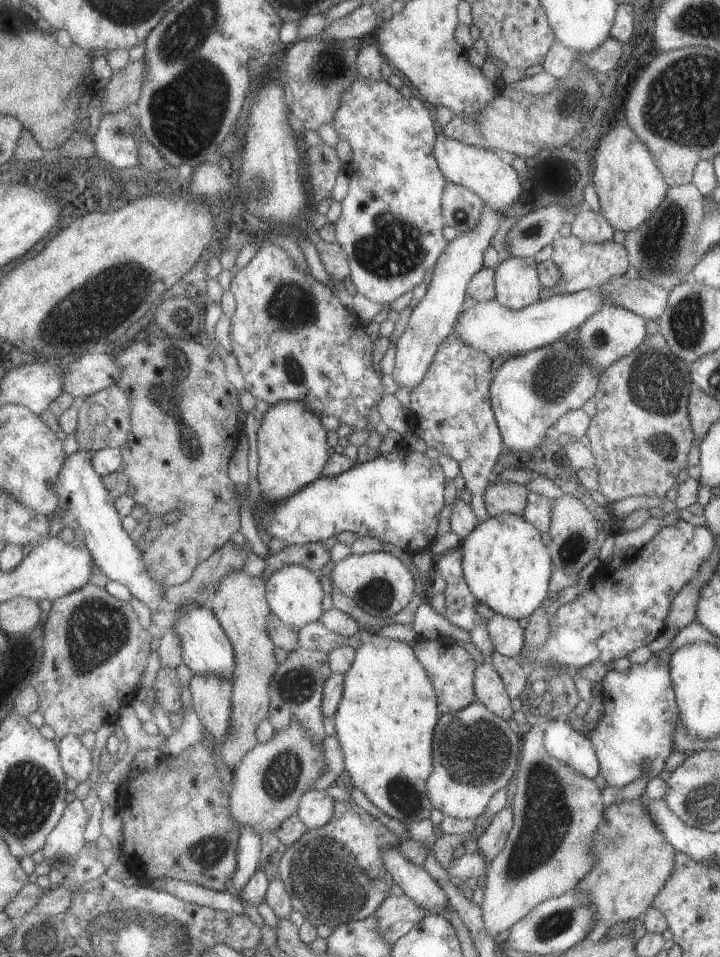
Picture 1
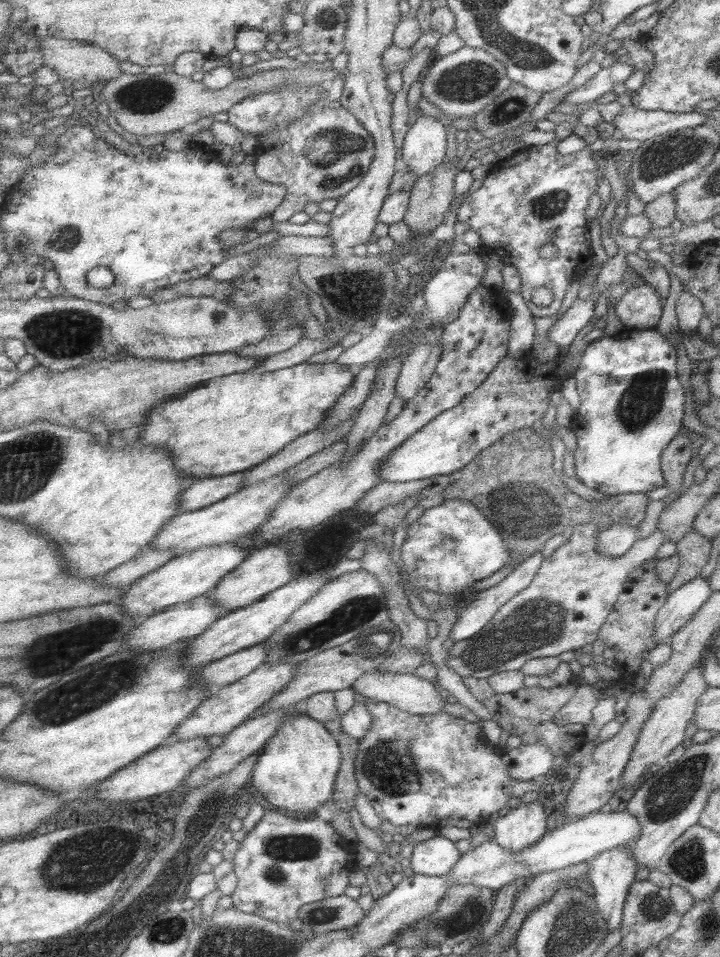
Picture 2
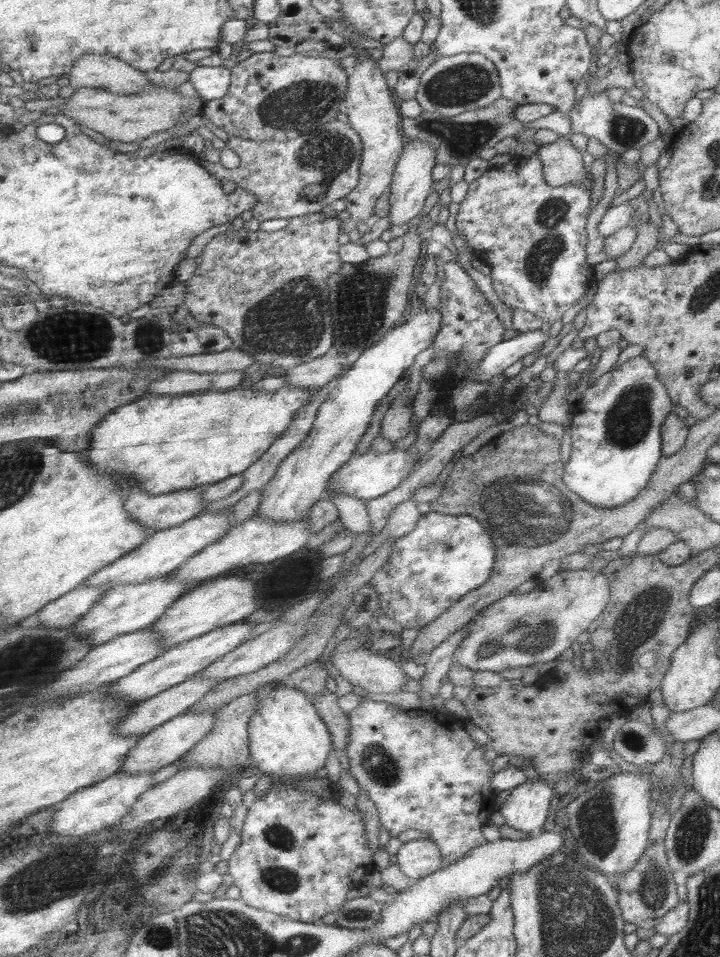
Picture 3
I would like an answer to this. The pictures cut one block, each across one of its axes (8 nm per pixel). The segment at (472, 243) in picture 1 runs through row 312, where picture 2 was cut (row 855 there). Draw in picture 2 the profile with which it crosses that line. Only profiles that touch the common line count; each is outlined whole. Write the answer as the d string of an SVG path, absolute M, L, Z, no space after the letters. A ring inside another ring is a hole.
M438 835L430 840L415 843L410 856L410 872L429 876L447 874L463 856L457 848L455 841Z

